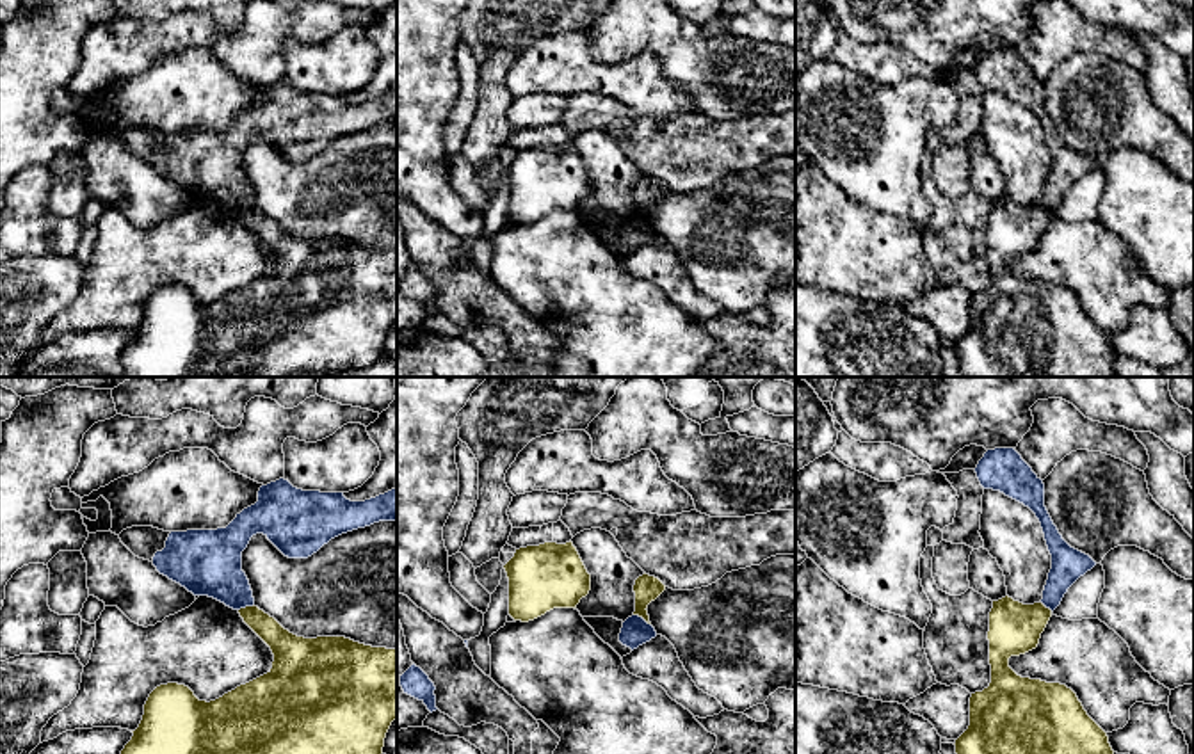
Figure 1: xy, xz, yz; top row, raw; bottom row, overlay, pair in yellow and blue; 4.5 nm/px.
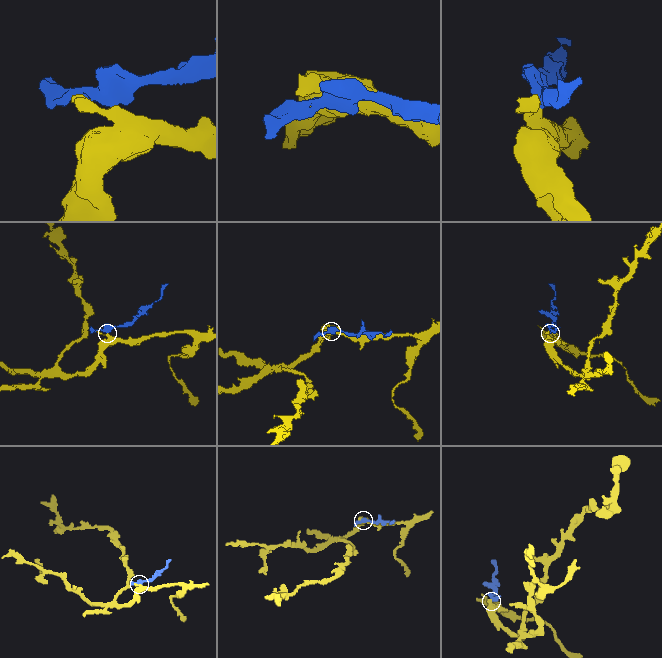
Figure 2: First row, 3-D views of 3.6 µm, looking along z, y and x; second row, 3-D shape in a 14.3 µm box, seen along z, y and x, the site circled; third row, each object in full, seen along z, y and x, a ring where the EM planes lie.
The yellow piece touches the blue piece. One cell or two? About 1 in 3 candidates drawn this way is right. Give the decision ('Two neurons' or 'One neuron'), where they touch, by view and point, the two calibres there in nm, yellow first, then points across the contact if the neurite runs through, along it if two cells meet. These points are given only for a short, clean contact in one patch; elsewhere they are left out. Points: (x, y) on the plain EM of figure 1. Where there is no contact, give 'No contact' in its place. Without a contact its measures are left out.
Two neurons. Touches yellow at xz (643, 219). Thickness 120 nm (yellow) against 130 nm. Boundary: xz (634, 216), (650, 226)

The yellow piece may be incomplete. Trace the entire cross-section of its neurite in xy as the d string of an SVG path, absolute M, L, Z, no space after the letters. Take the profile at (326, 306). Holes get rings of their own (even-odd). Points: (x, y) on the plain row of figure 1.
M254 206L240 210L238 215L244 224L270 249L274 256L272 270L210 304L199 302L185 286L167 285L157 288L144 306L144 317L139 329L132 333L132 341L121 352L125 377L292 377L301 372L343 373L352 368L368 366L379 359L383 356L386 334L397 320L397 251L372 249L345 238L297 238Z

